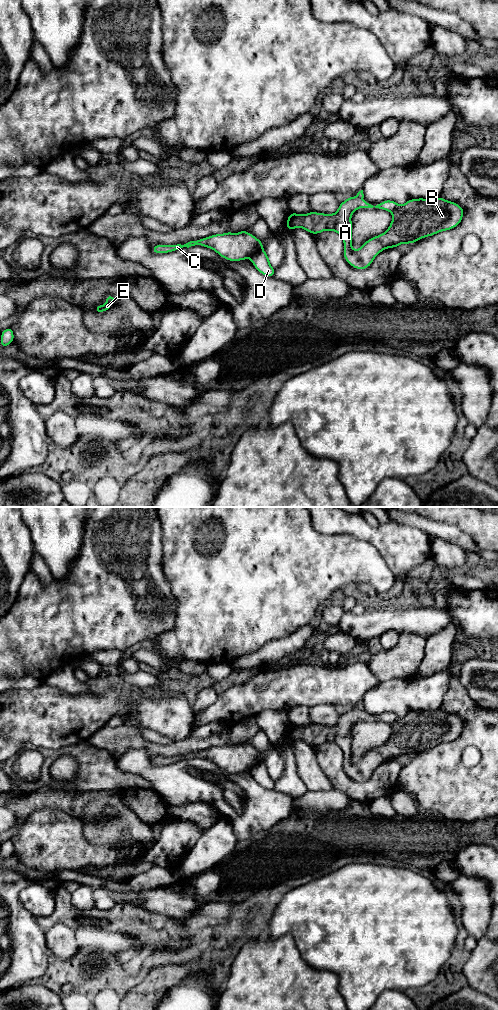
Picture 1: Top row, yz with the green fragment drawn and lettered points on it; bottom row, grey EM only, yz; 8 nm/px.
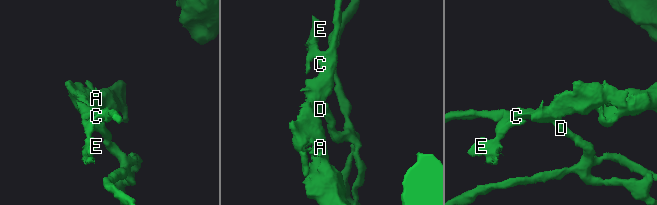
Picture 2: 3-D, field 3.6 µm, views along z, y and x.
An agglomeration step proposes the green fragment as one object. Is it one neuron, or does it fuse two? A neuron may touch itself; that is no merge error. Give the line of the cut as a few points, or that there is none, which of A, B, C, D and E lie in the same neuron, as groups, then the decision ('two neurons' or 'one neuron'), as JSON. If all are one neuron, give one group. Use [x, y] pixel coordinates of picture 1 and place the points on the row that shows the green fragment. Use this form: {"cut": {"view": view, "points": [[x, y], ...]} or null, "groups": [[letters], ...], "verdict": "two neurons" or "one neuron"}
{"cut": {"view": "yz", "points": [[262, 249], [250, 257]]}, "groups": [["A", "B", "C", "E"], ["D"]], "verdict": "two neurons"}

